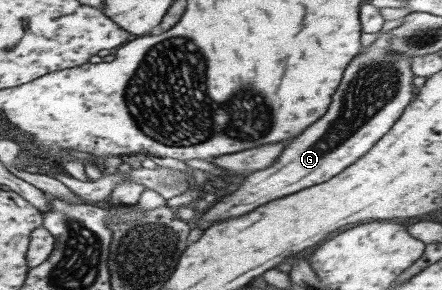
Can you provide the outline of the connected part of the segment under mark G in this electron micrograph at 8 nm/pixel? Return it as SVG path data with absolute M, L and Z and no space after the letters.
M387 32L374 36L374 42L366 47L365 51L358 53L350 64L344 69L342 80L336 87L336 92L332 94L332 102L328 105L326 112L318 120L309 124L298 136L292 138L285 145L284 150L268 168L252 171L244 175L244 183L231 194L226 194L216 204L212 203L206 207L204 212L200 212L199 222L194 224L194 231L204 231L214 222L230 220L230 217L240 216L252 212L254 208L267 204L268 201L278 200L282 196L294 195L303 188L308 188L313 184L326 182L330 177L337 175L344 168L349 167L357 158L369 150L379 138L382 138L394 124L394 121L402 114L404 107L410 104L414 97L414 87L410 70L410 57L391 52L387 48L389 37Z

